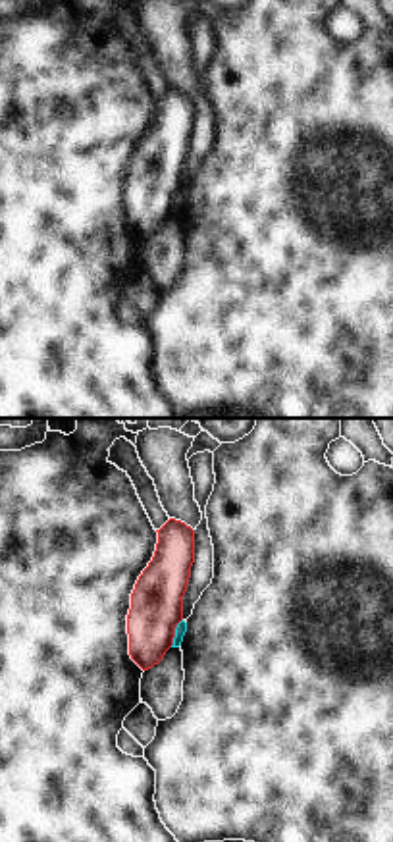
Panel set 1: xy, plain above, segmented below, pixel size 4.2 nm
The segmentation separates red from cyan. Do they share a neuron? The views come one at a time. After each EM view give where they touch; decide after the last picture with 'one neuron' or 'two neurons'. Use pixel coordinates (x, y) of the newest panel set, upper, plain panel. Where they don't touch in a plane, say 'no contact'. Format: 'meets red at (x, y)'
meets red at (174, 201)

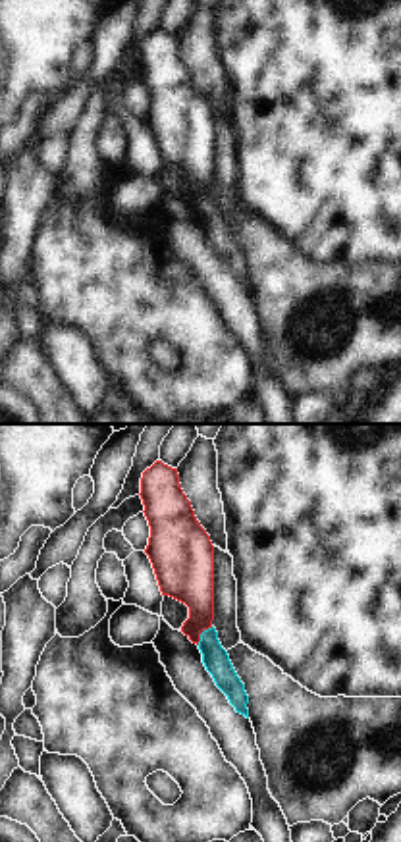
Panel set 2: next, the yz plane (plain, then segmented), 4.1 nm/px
meets red at (201, 201)

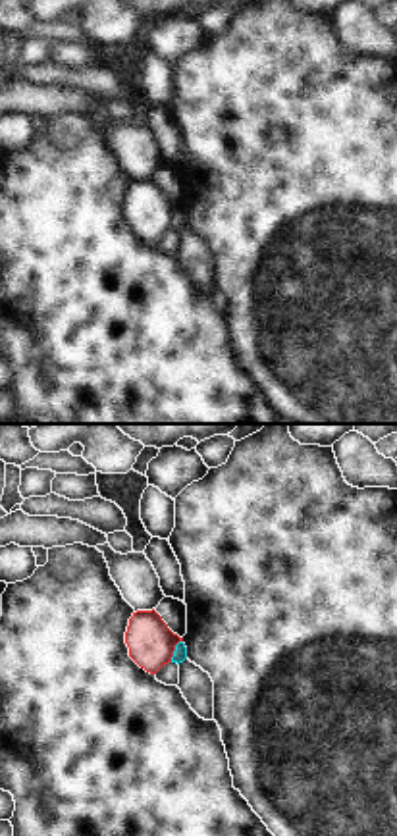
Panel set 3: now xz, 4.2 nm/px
meets red at (174, 218)

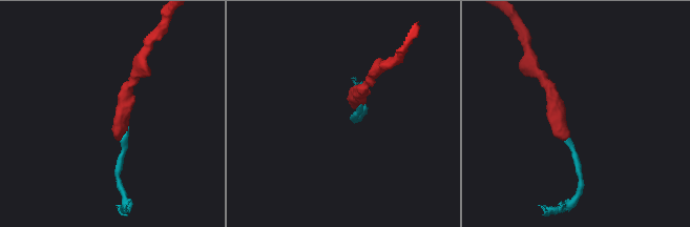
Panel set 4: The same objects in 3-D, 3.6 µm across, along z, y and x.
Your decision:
two neurons

